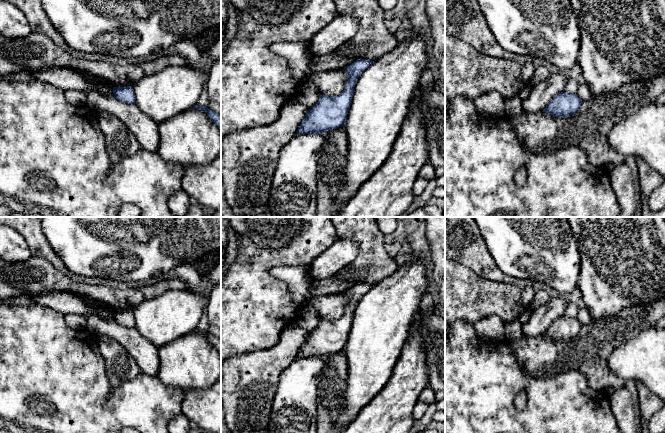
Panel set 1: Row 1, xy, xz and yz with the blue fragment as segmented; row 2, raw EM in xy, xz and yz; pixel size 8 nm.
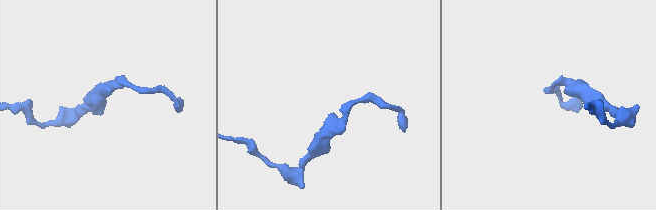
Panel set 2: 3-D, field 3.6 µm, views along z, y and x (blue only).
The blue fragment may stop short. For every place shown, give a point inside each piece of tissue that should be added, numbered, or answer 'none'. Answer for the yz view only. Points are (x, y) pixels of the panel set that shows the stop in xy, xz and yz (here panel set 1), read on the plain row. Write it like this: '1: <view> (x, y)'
none

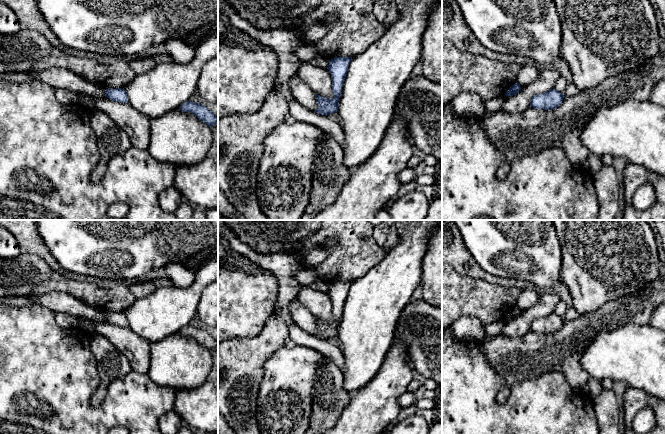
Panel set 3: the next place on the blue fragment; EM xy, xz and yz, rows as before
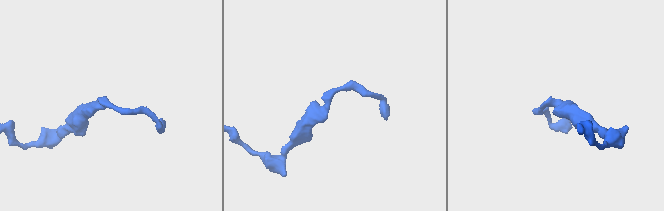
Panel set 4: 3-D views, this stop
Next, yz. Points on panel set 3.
none

